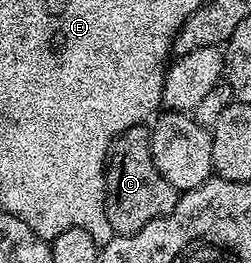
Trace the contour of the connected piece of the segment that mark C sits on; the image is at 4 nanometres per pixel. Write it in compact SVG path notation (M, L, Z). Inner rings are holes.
M142 125L127 129L109 149L109 157L105 164L105 208L107 221L111 221L114 235L134 235L160 215L170 215L175 209L179 193L155 169L155 161L151 157L148 126Z

